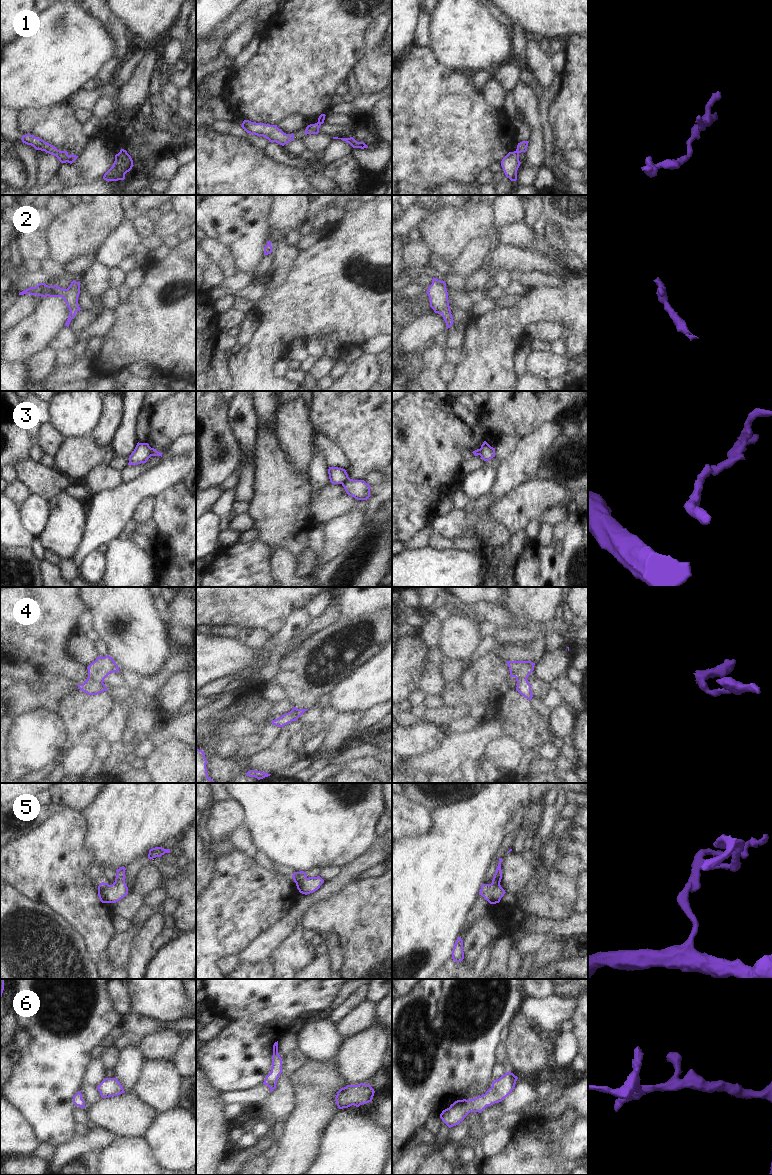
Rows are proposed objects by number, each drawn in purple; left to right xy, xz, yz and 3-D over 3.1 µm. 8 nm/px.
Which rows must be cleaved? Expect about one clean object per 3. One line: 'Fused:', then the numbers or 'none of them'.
Fused: 1, 3, 4

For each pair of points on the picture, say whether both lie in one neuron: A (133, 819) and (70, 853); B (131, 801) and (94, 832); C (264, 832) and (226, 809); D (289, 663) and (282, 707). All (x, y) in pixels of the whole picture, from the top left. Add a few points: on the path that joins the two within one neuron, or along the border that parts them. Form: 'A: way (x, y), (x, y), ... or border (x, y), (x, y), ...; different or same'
A: border (85, 820), (84, 844), (91, 851), (92, 861); different
B: way (122, 810), (103, 829); same
C: border (232, 798), (241, 806), (244, 822); different
D: border (285, 700), (292, 705), (292, 709), (289, 712); different

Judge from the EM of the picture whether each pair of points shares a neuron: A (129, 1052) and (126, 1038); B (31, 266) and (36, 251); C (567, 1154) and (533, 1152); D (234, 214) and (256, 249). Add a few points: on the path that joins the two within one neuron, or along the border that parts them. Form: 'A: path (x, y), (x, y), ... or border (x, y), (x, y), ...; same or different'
A: border (138, 1047), (124, 1046), (117, 1050); different
B: border (23, 259), (37, 259), (39, 261); different
C: border (566, 1132), (553, 1148), (563, 1161), (570, 1162); different
D: path (241, 223), (247, 234), (247, 240); same

